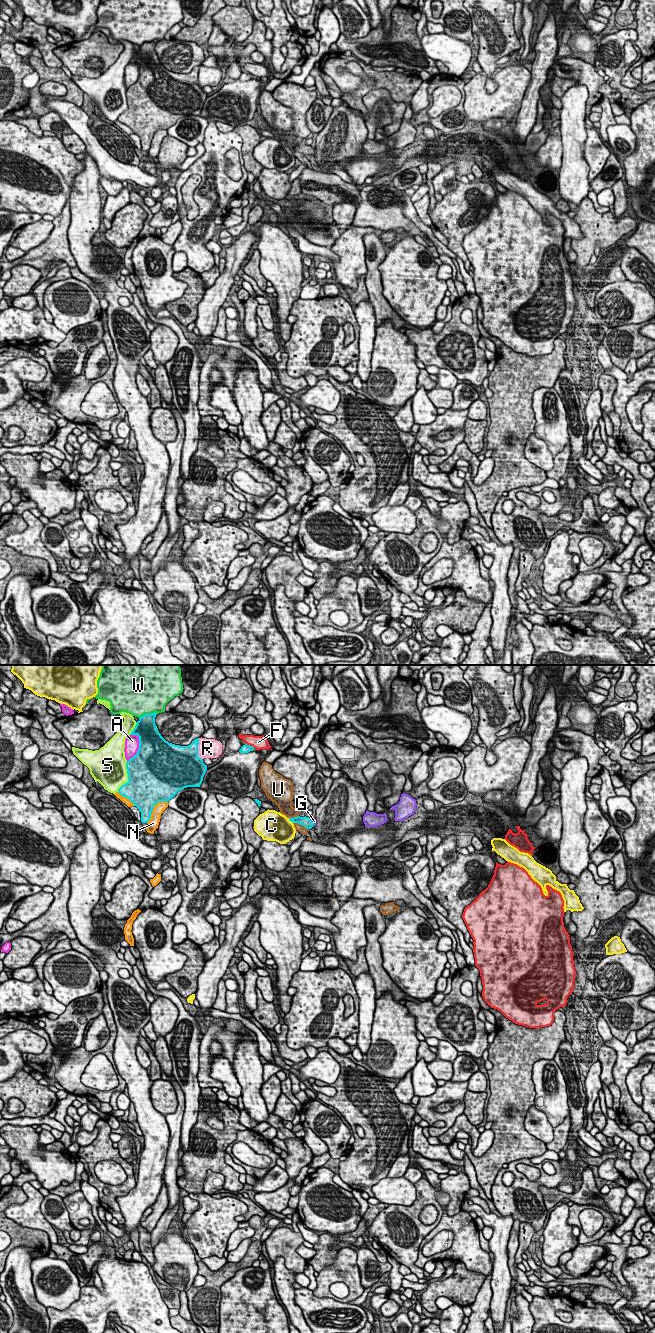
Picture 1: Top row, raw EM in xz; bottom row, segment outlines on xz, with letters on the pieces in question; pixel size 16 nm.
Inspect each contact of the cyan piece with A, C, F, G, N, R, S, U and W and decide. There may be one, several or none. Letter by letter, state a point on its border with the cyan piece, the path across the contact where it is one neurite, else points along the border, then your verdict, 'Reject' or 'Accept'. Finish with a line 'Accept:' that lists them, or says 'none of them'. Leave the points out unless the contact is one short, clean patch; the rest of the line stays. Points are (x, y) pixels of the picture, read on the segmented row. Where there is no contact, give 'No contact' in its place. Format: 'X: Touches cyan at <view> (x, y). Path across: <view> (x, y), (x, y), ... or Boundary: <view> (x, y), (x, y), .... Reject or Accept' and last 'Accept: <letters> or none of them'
A: Touches cyan at xz (139, 748). Reject
C: Touches cyan at xz (291, 821). Reject
F: Touches cyan at xz (249, 745). Reject
G: Touches cyan at xz (312, 822). Path across: xz (305, 821), (312, 822), (314, 821). Accept
N: Touches cyan at xz (153, 808). Reject
R: Touches cyan at xz (197, 749). Reject
S: Touches cyan at xz (128, 777). Reject
U: Touches cyan at xz (300, 824). Boundary: xz (293, 822), (297, 822), (307, 829). Reject
W: Touches cyan at xz (148, 714). Reject
Accept: G

